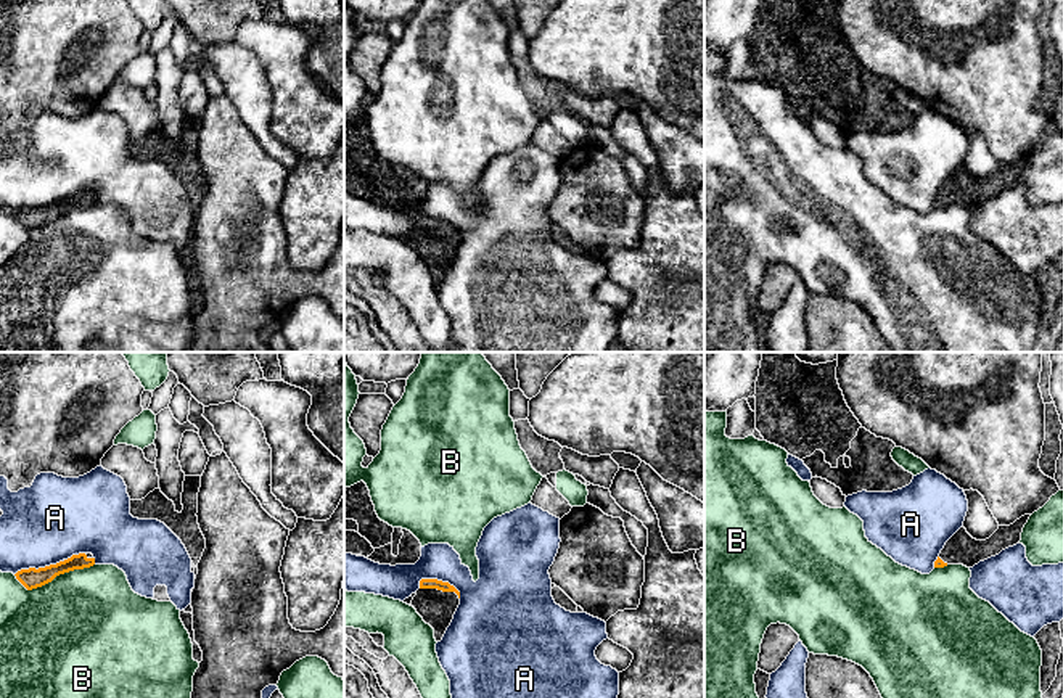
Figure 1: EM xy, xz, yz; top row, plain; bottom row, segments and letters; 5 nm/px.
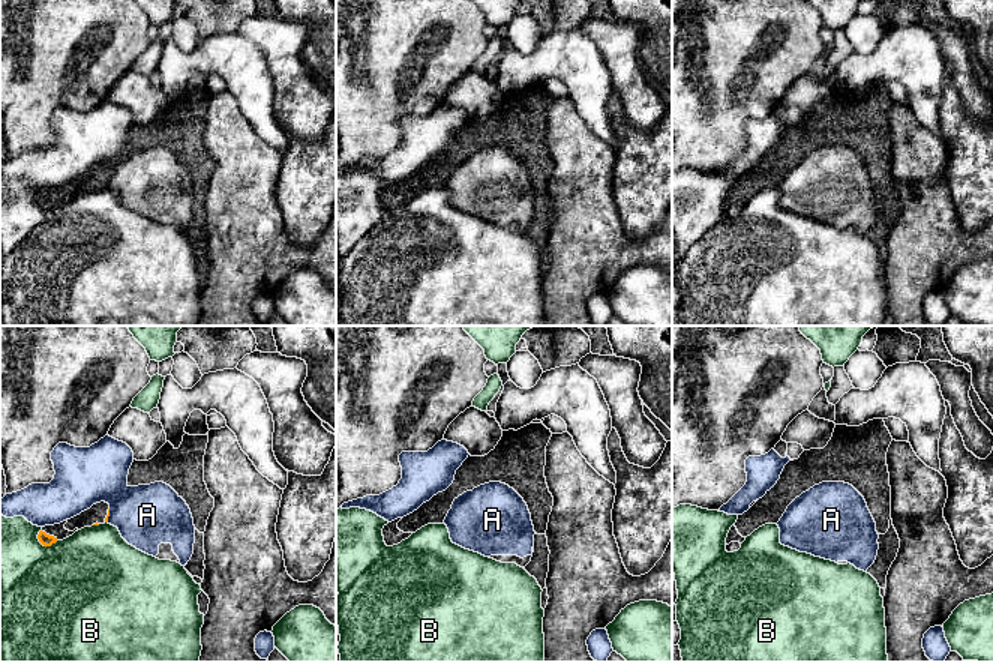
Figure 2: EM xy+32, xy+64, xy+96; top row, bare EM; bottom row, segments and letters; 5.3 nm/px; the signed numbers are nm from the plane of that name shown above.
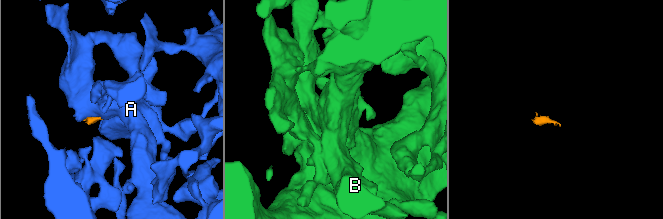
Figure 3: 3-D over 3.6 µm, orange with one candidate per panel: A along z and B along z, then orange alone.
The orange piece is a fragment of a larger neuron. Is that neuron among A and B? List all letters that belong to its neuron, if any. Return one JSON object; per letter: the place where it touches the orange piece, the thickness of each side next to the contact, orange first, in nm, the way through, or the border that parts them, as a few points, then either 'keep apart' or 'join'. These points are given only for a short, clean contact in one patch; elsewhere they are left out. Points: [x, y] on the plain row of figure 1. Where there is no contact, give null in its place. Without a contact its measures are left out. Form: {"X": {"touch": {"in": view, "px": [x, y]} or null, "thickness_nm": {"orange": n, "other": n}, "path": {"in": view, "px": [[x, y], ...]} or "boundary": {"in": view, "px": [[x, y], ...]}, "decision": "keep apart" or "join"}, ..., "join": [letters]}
{"A": {"touch": {"in": "xz", "px": [441, 221]}, "thickness_nm": {"orange": 50, "other": 260}, "decision": "keep apart"}, "B": {"touch": {"in": "xy", "px": [53, 217]}, "thickness_nm": {"orange": 100, "other": 480}, "boundary": {"in": "xy", "px": [[94, 203], [60, 213], [31, 229], [13, 214]]}, "decision": "keep apart"}, "join": []}

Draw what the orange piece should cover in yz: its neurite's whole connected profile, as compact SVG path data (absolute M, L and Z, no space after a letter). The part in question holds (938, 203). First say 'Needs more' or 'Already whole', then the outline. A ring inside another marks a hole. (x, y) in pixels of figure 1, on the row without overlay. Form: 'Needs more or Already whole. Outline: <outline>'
Needs more. Outline: M1024 154L1010 166L999 169L986 180L973 179L962 166L944 185L934 207L963 204L973 207L979 201L999 195L1002 190L1020 183L1021 172L1031 154Z

